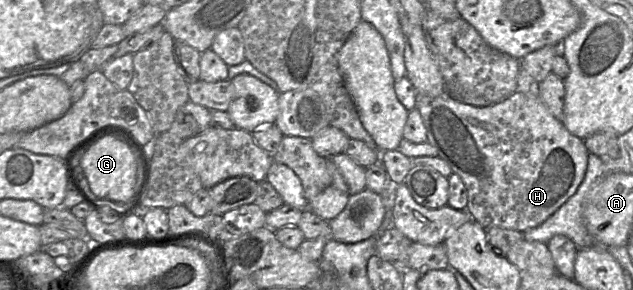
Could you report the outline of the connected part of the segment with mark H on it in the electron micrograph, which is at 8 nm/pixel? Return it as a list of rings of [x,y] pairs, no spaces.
[[[516,91],[499,103],[489,106],[473,106],[459,102],[444,92],[437,97],[417,95],[416,108],[420,112],[426,128],[426,141],[436,148],[437,156],[447,162],[452,173],[457,174],[462,179],[467,190],[466,211],[471,218],[479,223],[485,230],[491,227],[500,227],[524,232],[530,228],[541,225],[576,193],[585,177],[590,152],[584,144],[584,139],[571,134],[564,124],[554,117],[540,97],[529,96],[520,91]]]

